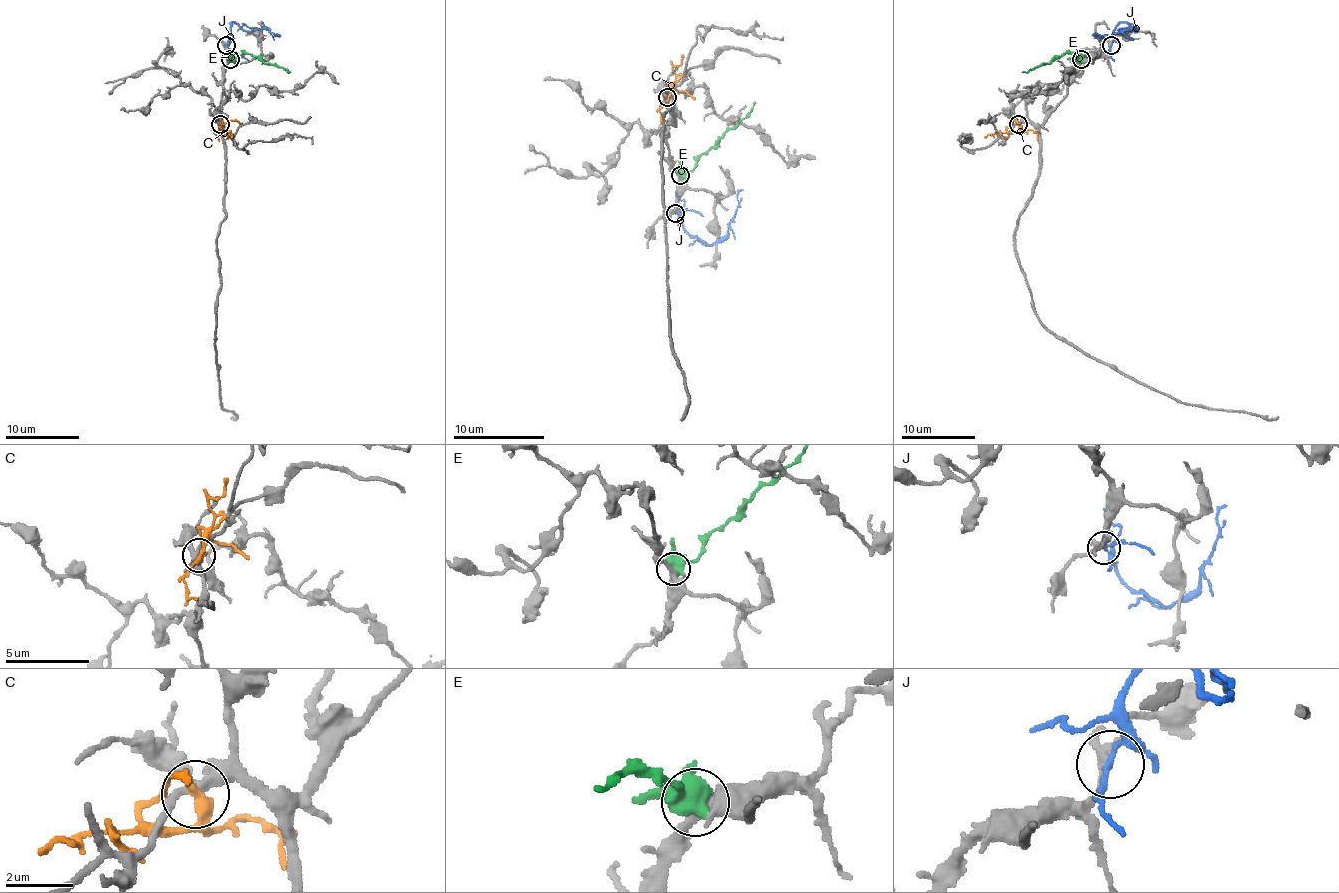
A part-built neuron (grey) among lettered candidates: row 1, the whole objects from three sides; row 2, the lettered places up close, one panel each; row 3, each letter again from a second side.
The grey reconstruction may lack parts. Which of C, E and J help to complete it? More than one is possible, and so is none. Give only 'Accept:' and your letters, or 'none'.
Accept: none

